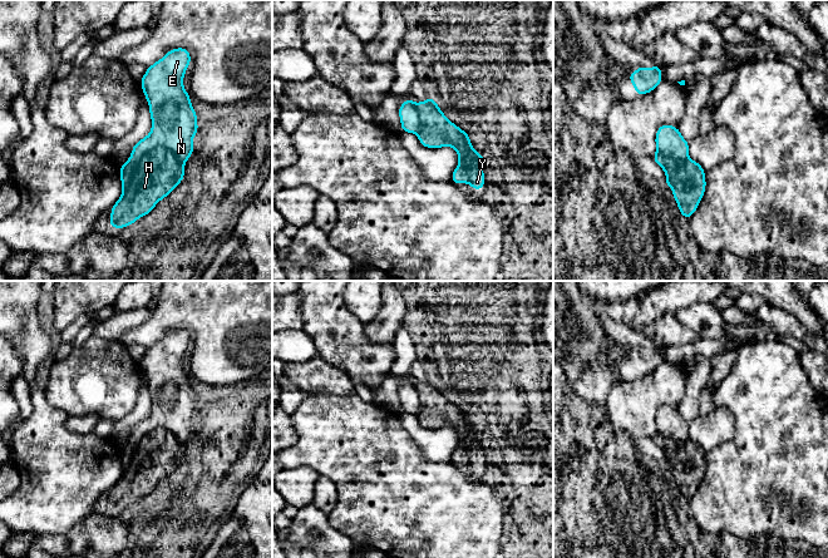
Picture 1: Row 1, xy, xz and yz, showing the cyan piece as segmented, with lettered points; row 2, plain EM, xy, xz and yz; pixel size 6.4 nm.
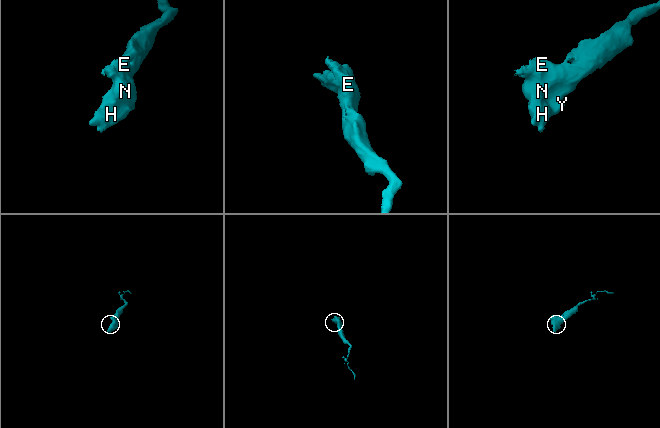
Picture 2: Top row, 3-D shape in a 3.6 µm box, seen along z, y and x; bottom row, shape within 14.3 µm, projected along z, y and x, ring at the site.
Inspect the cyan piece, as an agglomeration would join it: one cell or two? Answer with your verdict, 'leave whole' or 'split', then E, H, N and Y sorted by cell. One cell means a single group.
split | E N / H Y

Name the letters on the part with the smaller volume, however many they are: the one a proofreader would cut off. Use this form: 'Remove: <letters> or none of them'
Remove: H, Y

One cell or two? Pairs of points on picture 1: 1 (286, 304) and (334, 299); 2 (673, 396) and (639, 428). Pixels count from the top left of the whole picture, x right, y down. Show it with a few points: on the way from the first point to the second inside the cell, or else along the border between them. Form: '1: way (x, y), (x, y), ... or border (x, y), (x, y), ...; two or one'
1: border (297, 294), (300, 297), (302, 329); two
2: way (661, 396), (640, 416); one

